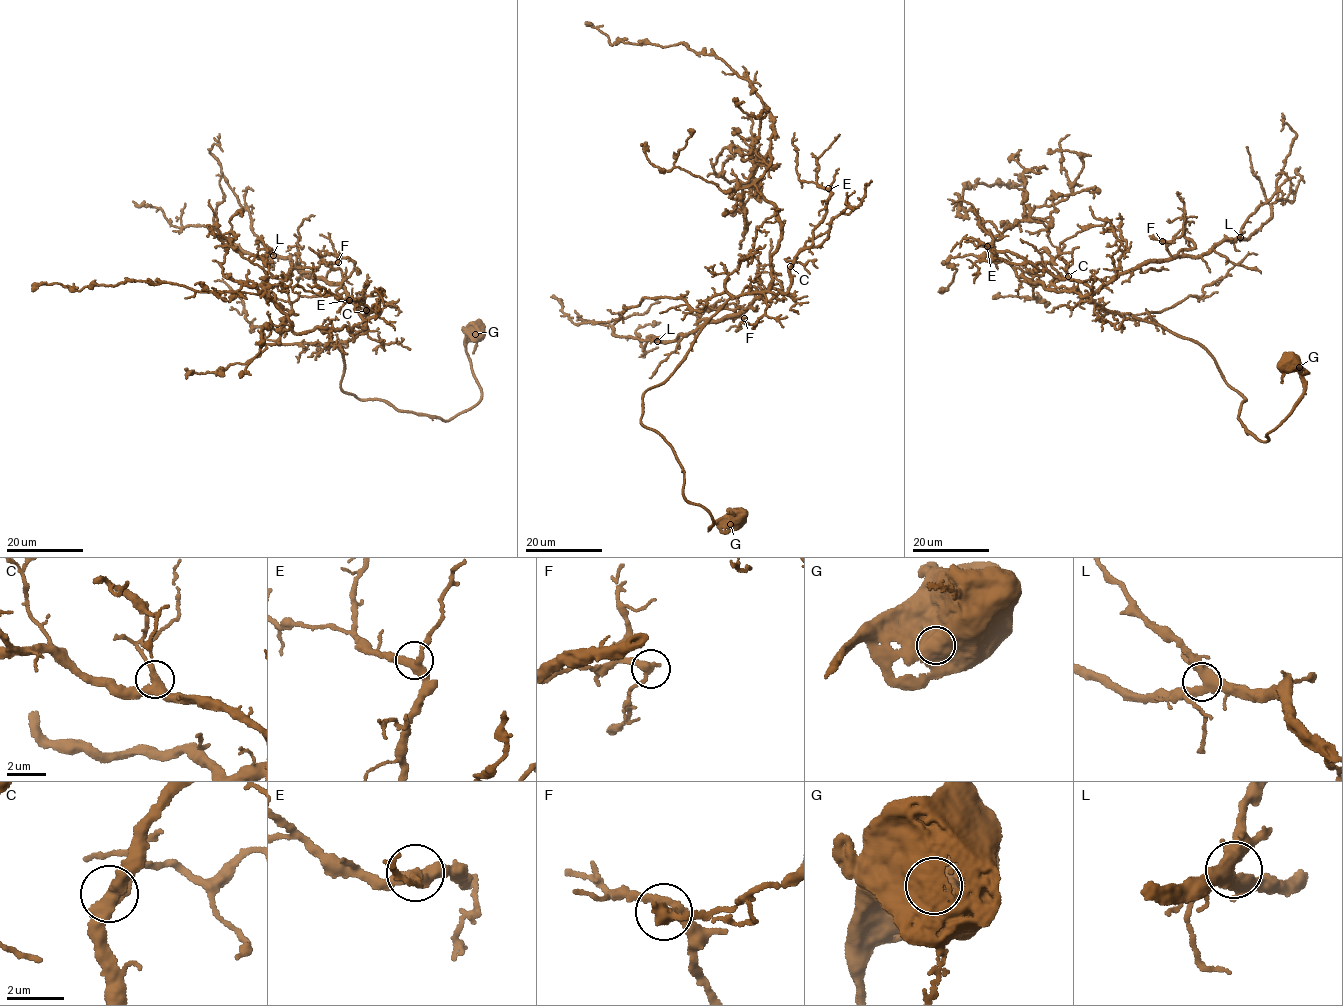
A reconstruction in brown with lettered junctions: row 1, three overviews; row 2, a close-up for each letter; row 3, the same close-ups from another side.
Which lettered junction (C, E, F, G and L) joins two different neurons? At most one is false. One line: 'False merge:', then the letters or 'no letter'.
False merge: no letter

